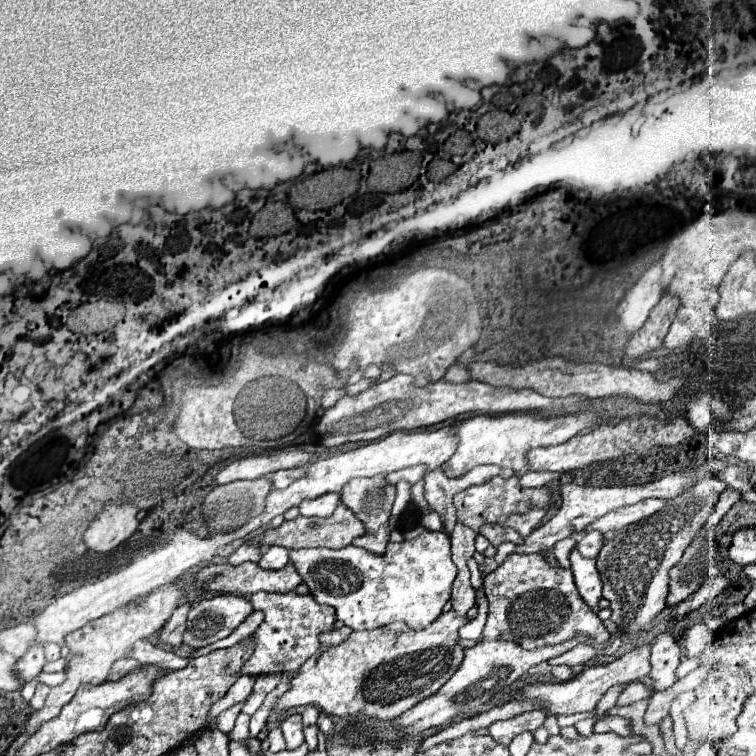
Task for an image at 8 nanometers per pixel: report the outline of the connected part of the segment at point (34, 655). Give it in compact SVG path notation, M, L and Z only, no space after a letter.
M32 648L18 660L18 676L22 676L22 682L34 680L44 666L44 652L40 648Z

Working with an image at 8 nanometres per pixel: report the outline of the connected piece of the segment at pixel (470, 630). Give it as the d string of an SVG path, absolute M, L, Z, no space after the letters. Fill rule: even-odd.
M474 558L468 560L467 566L471 575L471 584L476 591L478 615L474 620L460 628L459 636L461 639L479 639L480 644L464 650L464 660L458 666L458 670L454 672L454 676L450 676L450 680L438 692L430 694L428 698L424 698L422 702L418 702L410 710L402 712L398 718L394 718L392 728L388 728L388 732L404 734L404 736L420 736L420 734L430 732L434 728L444 730L444 728L452 726L454 722L470 718L470 716L478 714L498 692L502 692L504 688L514 684L532 666L536 666L540 662L546 662L554 656L560 656L566 650L570 650L570 648L574 648L576 644L582 642L582 636L578 636L578 640L570 640L566 644L556 644L556 646L550 646L550 648L538 648L534 652L526 652L526 650L518 648L518 644L510 644L510 642L488 642L482 636L488 611L488 600L484 591L480 590L483 583L482 573Z

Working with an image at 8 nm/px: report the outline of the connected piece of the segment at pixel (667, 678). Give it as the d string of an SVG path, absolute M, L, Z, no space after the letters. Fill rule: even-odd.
M658 632L652 638L652 680L656 690L666 690L676 682L676 666L682 654L670 632Z

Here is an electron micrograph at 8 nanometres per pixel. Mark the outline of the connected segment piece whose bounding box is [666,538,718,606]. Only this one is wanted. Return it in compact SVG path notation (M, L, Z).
M712 538L694 540L692 546L686 548L682 560L670 570L670 594L666 604L676 606L682 600L690 598L704 582L710 568L716 564L718 544Z

